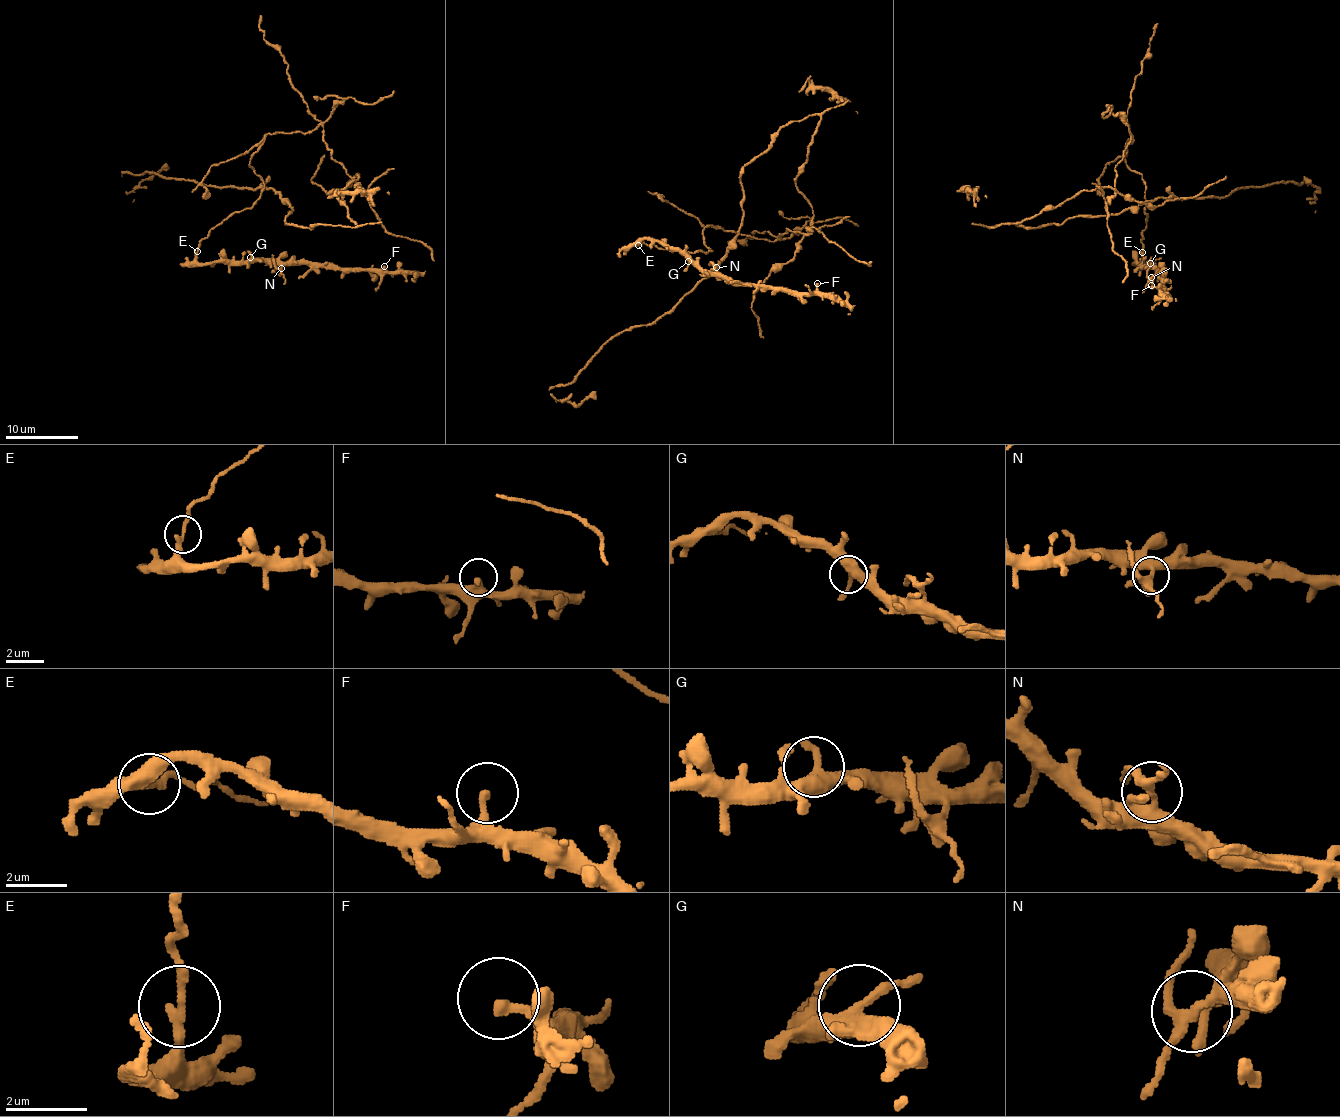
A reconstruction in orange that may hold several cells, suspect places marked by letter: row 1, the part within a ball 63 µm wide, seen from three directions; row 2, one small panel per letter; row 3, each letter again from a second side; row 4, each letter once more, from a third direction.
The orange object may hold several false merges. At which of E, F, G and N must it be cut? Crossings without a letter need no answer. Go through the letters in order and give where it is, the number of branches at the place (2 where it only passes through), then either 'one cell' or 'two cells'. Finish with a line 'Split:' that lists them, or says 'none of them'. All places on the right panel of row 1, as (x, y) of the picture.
E: at (1142, 252); 2 branches meet; two cells
F: at (1151, 285); 1 branches meet; one cell
G: at (1150, 263); 3 branches meet; one cell
N: at (1151, 277); 3 branches meet; two cells
Split: E, N

